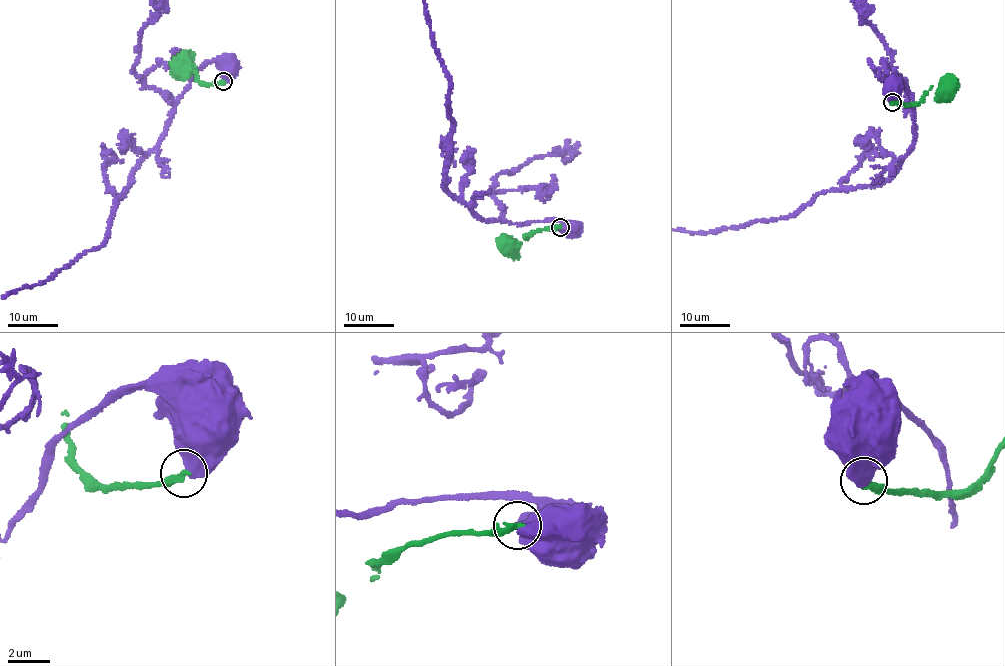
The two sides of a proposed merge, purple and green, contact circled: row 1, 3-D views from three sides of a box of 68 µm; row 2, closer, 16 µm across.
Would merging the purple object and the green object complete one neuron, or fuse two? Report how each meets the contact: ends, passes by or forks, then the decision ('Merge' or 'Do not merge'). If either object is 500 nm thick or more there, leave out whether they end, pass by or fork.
Do not merge

